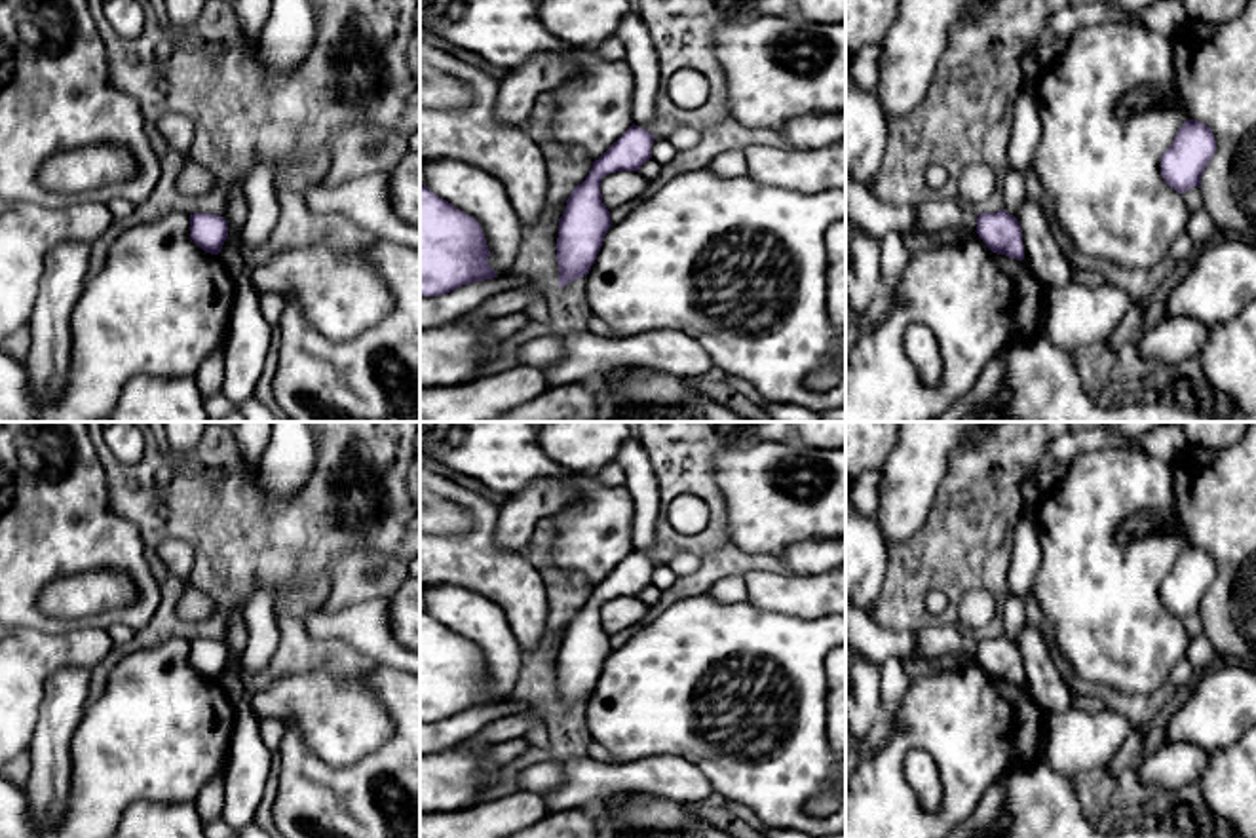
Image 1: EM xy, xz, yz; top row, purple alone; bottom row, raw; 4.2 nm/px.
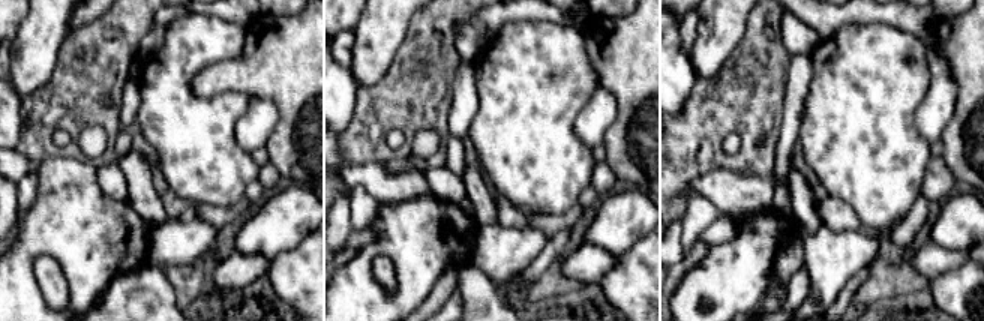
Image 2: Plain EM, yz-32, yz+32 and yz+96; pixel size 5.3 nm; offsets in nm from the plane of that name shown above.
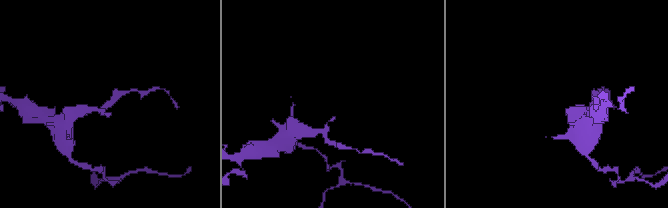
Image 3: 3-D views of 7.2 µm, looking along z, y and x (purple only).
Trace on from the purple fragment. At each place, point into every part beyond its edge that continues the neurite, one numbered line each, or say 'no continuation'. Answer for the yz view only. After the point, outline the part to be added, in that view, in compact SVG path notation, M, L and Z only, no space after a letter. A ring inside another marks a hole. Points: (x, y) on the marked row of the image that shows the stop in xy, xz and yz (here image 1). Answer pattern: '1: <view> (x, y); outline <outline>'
no continuation

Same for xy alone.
no continuation

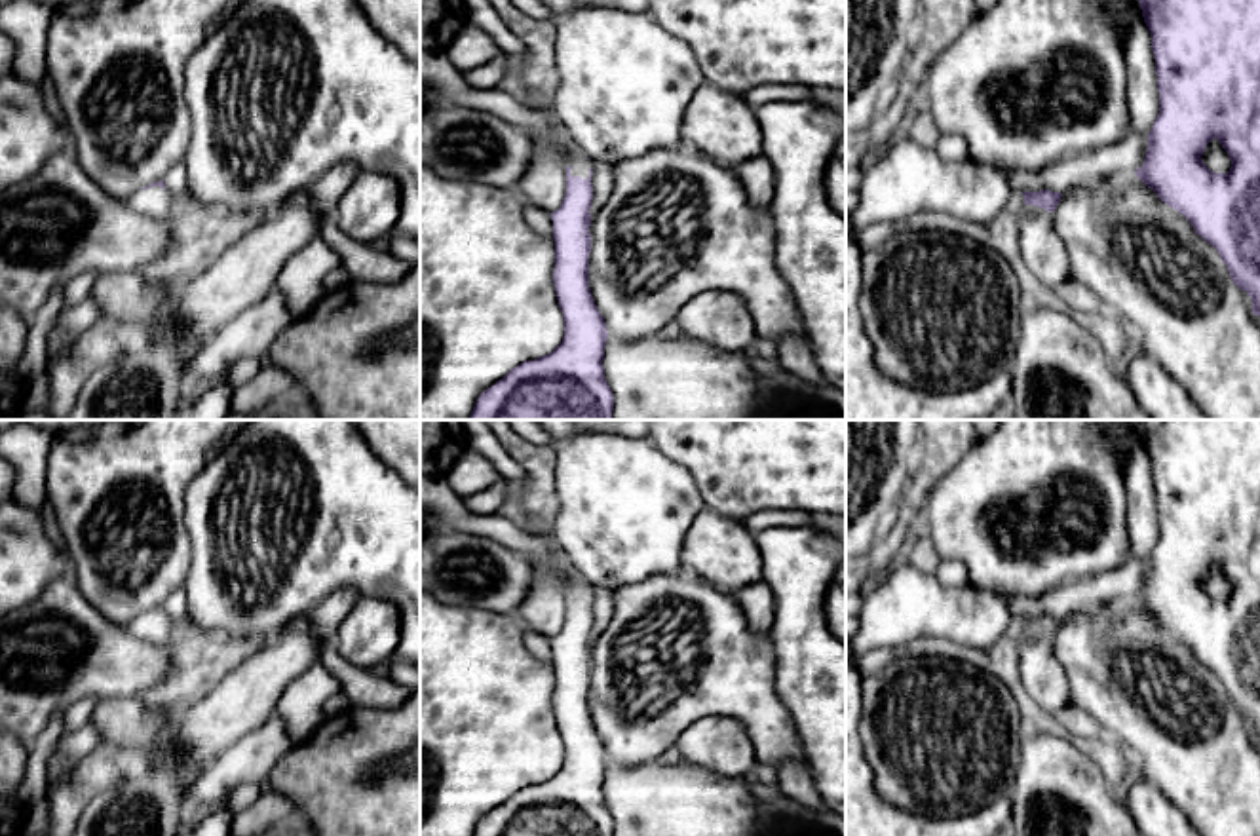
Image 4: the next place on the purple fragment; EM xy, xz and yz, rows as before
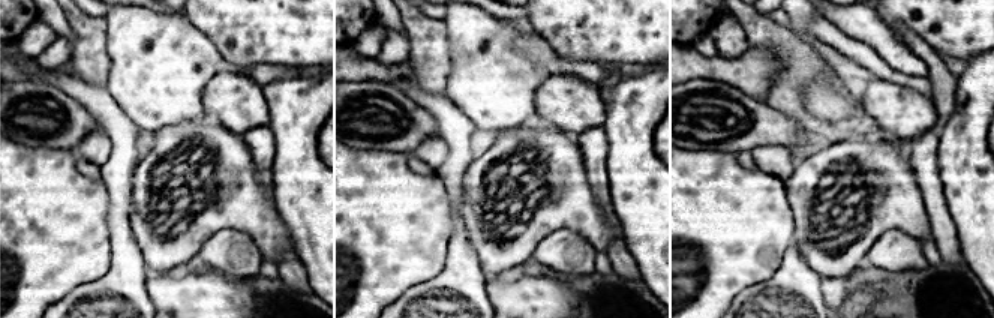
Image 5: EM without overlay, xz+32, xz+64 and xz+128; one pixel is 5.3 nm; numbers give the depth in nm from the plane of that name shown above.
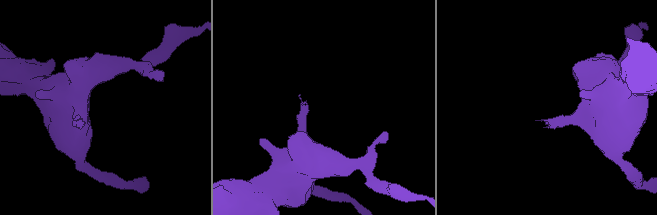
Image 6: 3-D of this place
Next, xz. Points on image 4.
1: xz (436, 69); outline M420 48L420 82L430 84L445 104L490 112L521 127L530 141L551 142L563 156L572 177L589 177L593 160L570 139L561 120L549 110L534 110L517 103L506 87L473 89L452 66L445 49Z

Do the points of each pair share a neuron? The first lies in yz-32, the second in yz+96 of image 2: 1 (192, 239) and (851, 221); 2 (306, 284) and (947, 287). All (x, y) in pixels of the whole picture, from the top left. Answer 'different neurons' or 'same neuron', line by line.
1: different neurons
2: same neuron

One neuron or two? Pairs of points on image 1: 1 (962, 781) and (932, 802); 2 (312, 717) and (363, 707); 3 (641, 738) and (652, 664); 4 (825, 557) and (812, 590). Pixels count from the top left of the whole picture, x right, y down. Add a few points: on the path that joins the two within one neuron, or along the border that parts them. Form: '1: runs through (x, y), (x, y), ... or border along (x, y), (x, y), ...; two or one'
1: border along (926, 753), (941, 785), (941, 806), (935, 812); two
2: runs through (325, 713), (350, 713); one
3: runs through (641, 719), (641, 709), (652, 698), (652, 683); one
4: border along (787, 571), (825, 574); two

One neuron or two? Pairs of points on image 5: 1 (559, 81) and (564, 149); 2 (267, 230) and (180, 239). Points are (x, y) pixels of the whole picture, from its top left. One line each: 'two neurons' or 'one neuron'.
1: two neurons
2: one neuron

